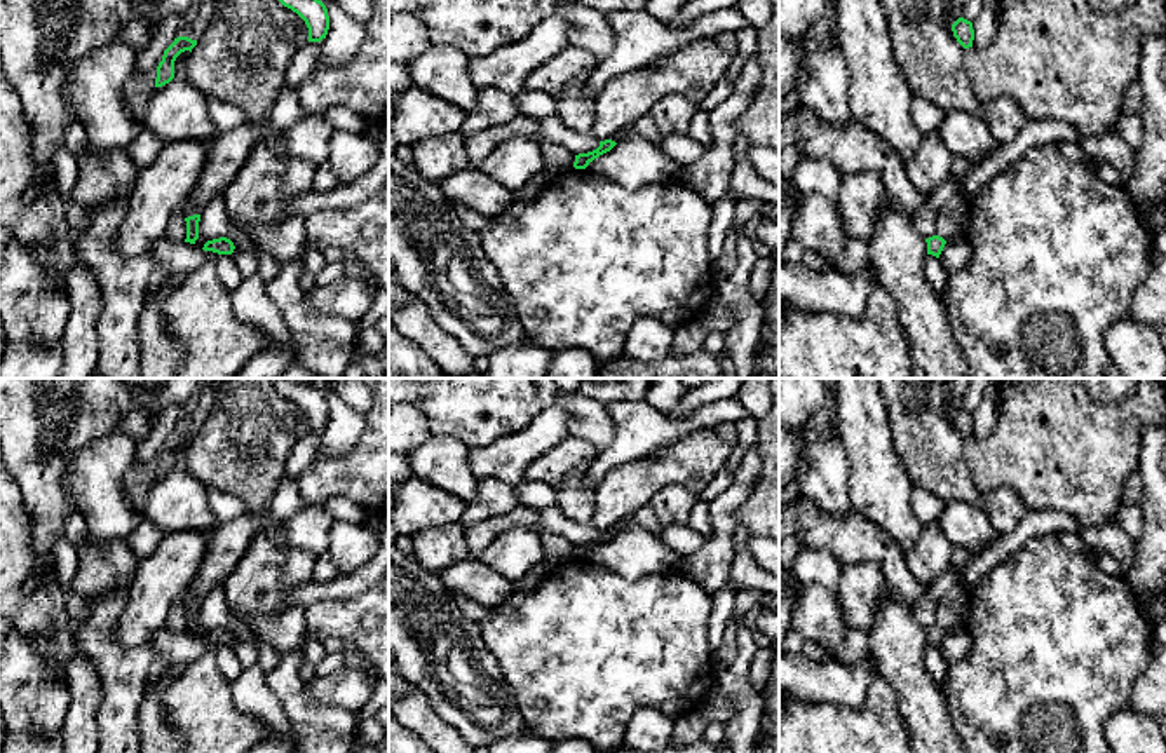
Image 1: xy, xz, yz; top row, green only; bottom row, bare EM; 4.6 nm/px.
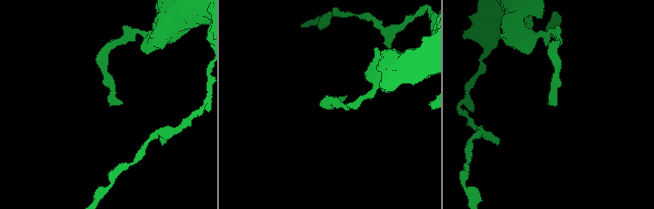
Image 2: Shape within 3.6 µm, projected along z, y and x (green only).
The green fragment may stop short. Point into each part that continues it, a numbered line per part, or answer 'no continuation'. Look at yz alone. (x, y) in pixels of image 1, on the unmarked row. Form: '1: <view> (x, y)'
no continuation

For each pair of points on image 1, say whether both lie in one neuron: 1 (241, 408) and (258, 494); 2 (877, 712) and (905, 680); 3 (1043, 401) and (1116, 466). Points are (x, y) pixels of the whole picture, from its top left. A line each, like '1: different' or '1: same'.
1: same
2: different
3: same

